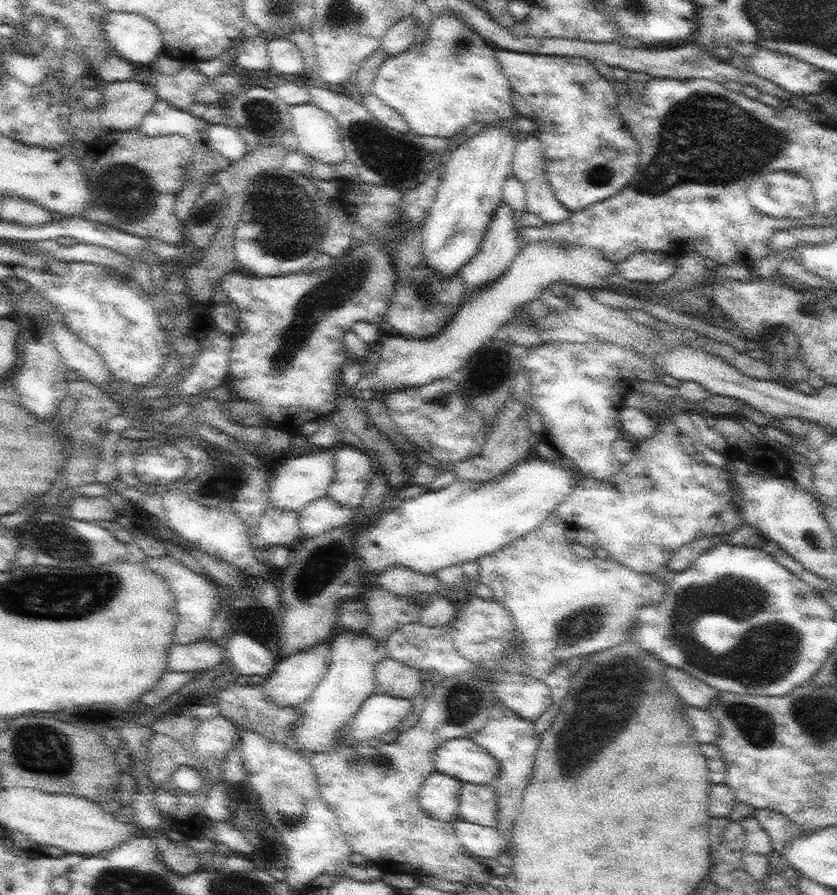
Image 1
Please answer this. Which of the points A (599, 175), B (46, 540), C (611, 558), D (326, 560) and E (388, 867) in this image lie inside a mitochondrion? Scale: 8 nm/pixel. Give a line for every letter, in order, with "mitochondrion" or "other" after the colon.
A: mitochondrion
B: mitochondrion
C: other
D: mitochondrion
E: other

